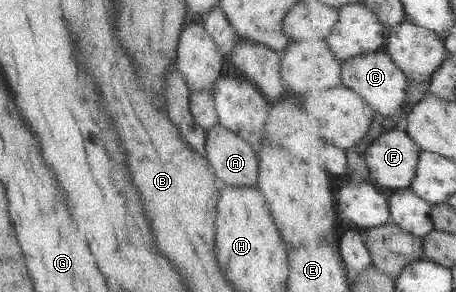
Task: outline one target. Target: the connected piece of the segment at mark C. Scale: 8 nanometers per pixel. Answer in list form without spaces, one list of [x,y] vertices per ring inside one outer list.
[[[385,50],[360,54],[342,62],[342,78],[344,86],[360,93],[376,113],[396,118],[396,126],[404,127],[408,114],[404,108],[406,108],[410,79]]]

